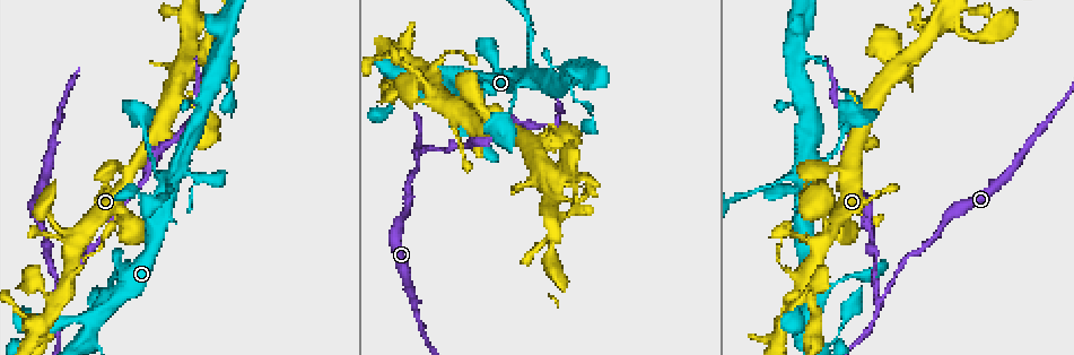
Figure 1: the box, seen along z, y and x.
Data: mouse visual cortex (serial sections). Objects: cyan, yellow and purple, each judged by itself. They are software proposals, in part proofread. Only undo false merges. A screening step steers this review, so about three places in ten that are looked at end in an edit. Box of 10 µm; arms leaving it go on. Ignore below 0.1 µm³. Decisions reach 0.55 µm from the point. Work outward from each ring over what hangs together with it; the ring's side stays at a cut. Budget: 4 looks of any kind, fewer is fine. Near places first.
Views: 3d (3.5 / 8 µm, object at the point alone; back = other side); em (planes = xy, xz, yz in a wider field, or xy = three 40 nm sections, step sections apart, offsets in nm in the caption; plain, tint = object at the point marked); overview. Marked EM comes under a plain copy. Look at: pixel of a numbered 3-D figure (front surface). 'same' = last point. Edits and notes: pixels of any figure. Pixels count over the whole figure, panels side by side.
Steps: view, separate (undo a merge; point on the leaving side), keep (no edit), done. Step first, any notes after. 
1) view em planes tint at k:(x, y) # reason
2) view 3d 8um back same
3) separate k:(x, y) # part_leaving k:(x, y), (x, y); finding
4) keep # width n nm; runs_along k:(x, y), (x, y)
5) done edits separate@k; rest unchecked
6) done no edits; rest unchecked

view 3d 3.5um back at 1:(546, 139) # sharp bend

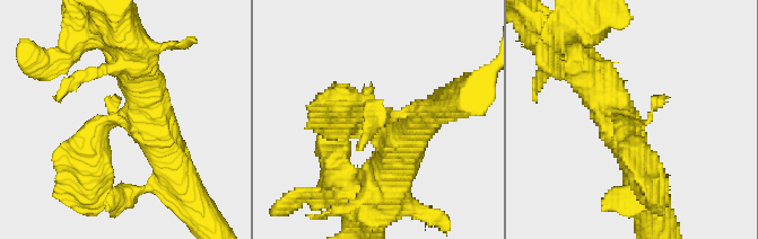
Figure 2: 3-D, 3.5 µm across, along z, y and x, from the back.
view em xy step 2 tint at 2:(627, 118) # need the tissue

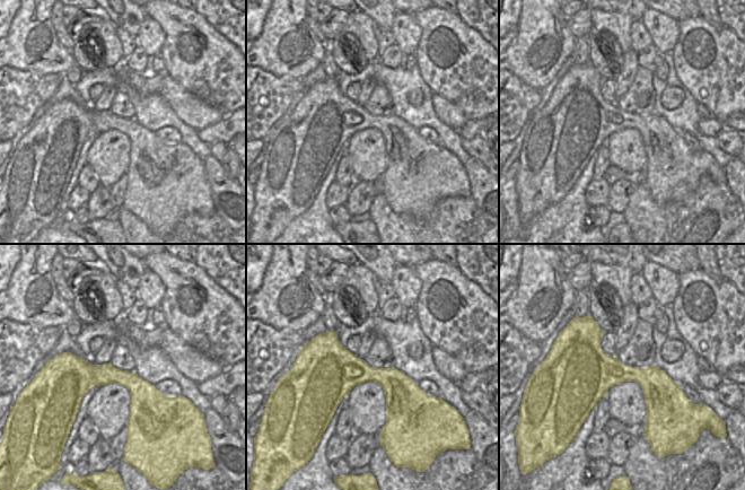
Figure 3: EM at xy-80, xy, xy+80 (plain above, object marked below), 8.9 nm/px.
keep # runs_along 2:(639, 182), (620, 122), (574, 60); one cell here

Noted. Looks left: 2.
view 3d 3.5um at 1:(823, 218) # thin neck

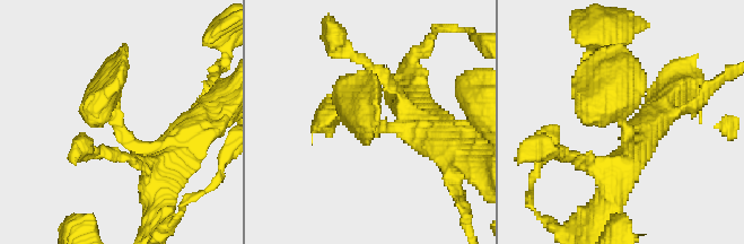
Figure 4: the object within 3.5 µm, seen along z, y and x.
view em xy step 3 tint at 4:(621, 119)

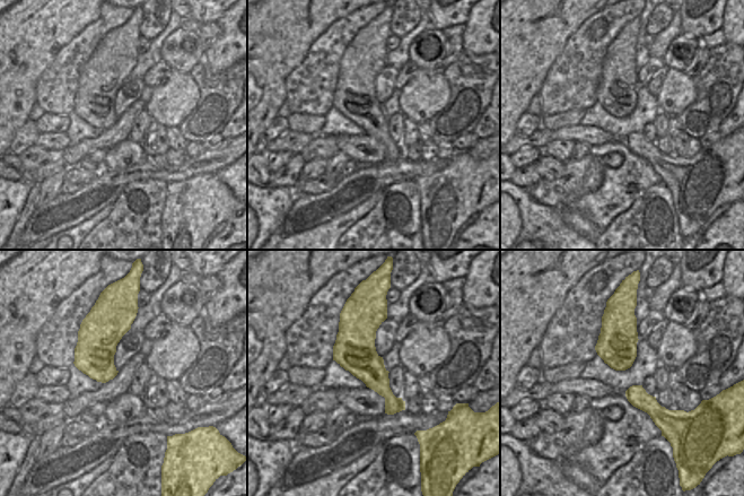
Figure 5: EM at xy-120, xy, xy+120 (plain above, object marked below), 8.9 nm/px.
keep # runs_along 4:(633, 153), (602, 59); continuous, no second cell

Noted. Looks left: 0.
done no edits; rest unchecked

